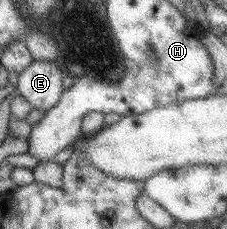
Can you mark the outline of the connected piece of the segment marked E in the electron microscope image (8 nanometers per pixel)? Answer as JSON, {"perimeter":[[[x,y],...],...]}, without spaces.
{"perimeter":[[[32,60],[31,63],[17,76],[16,87],[19,95],[25,98],[33,109],[40,109],[43,114],[59,102],[62,94],[62,74],[52,61]]]}

